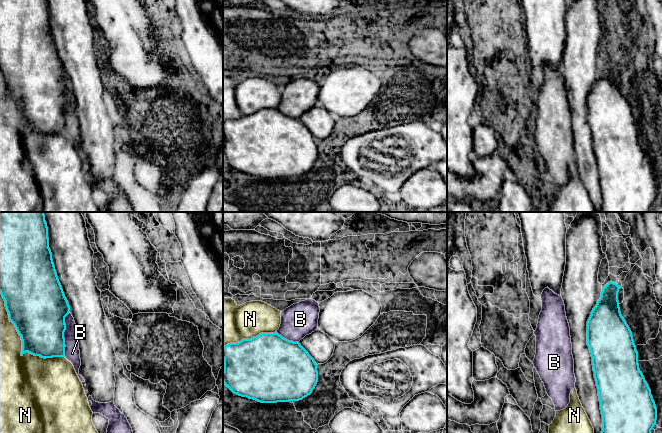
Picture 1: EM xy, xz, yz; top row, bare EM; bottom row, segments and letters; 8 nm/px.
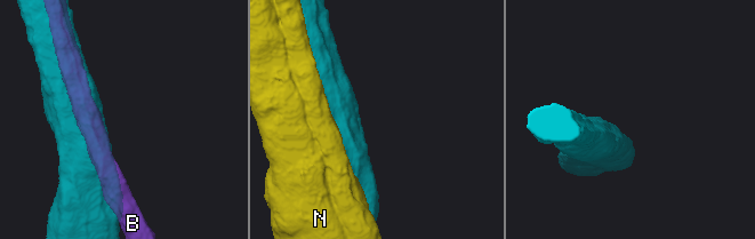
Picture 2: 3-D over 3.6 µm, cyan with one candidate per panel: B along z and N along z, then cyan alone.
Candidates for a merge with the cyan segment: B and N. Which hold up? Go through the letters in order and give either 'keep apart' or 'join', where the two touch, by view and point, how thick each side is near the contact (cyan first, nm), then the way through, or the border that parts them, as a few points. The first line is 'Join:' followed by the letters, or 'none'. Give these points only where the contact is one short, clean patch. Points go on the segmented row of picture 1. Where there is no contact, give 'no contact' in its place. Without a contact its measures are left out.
Join: none
B: keep apart | xy (63, 334) | 420/130 nm
N: keep apart | xy (22, 344) | 420/320 nm

